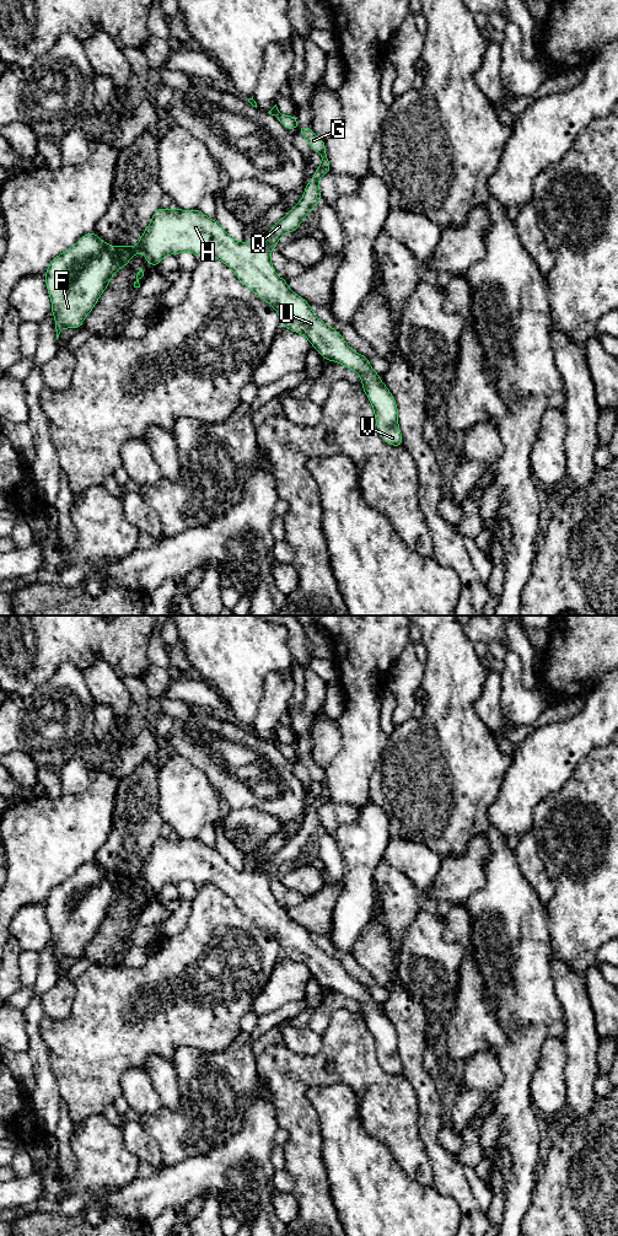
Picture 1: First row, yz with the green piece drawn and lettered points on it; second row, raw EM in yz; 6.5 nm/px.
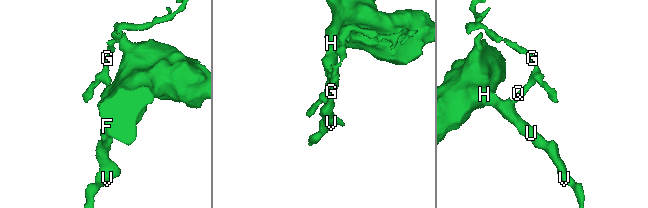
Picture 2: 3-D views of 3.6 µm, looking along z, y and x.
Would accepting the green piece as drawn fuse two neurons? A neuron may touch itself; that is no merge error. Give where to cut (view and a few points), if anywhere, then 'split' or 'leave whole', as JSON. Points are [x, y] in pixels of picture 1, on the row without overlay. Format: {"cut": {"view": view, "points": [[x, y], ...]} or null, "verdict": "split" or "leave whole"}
{"cut": {"view": "yz", "points": [[267, 874], [270, 877]]}, "verdict": "split"}

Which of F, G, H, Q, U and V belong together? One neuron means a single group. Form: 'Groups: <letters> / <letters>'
Groups: F H U V / G Q

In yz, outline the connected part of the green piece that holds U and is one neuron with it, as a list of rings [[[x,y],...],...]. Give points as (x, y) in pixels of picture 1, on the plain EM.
[[[157,837],[134,876],[114,876],[92,860],[54,886],[44,907],[57,968],[64,957],[81,957],[111,907],[127,896],[131,886],[144,881],[146,893],[158,896],[166,883],[178,885],[184,880],[197,887],[214,885],[224,891],[244,915],[275,937],[284,957],[303,963],[327,990],[356,1000],[374,1036],[378,1064],[386,1073],[403,1076],[397,1032],[369,988],[354,980],[337,958],[318,947],[311,934],[290,919],[272,893],[268,874],[233,869],[215,848],[206,847],[198,837]]]

